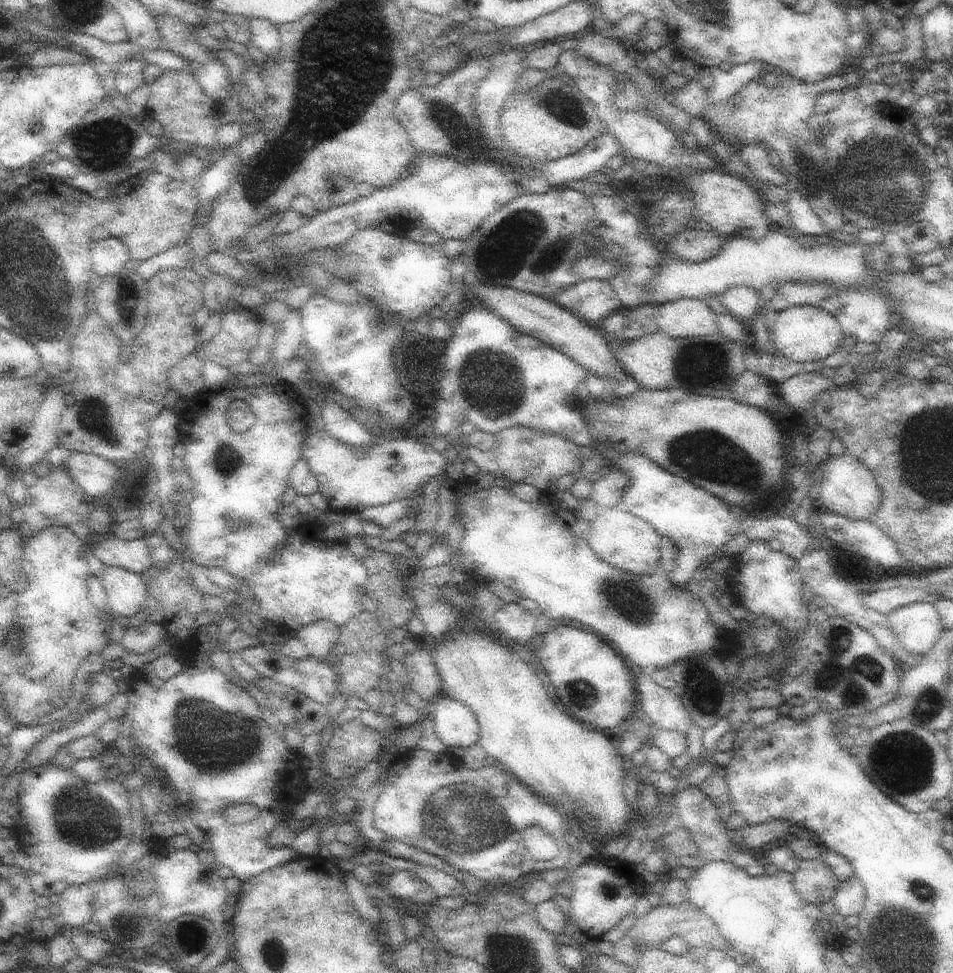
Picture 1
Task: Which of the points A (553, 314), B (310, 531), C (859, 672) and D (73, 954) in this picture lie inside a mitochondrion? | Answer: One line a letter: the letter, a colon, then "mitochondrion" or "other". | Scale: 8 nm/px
A: other
B: other
C: mitochondrion
D: other

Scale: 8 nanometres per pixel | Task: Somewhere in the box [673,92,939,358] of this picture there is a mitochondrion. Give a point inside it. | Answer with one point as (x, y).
(882, 178)

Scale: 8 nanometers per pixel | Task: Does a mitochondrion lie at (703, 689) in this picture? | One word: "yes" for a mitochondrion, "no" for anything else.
yes

